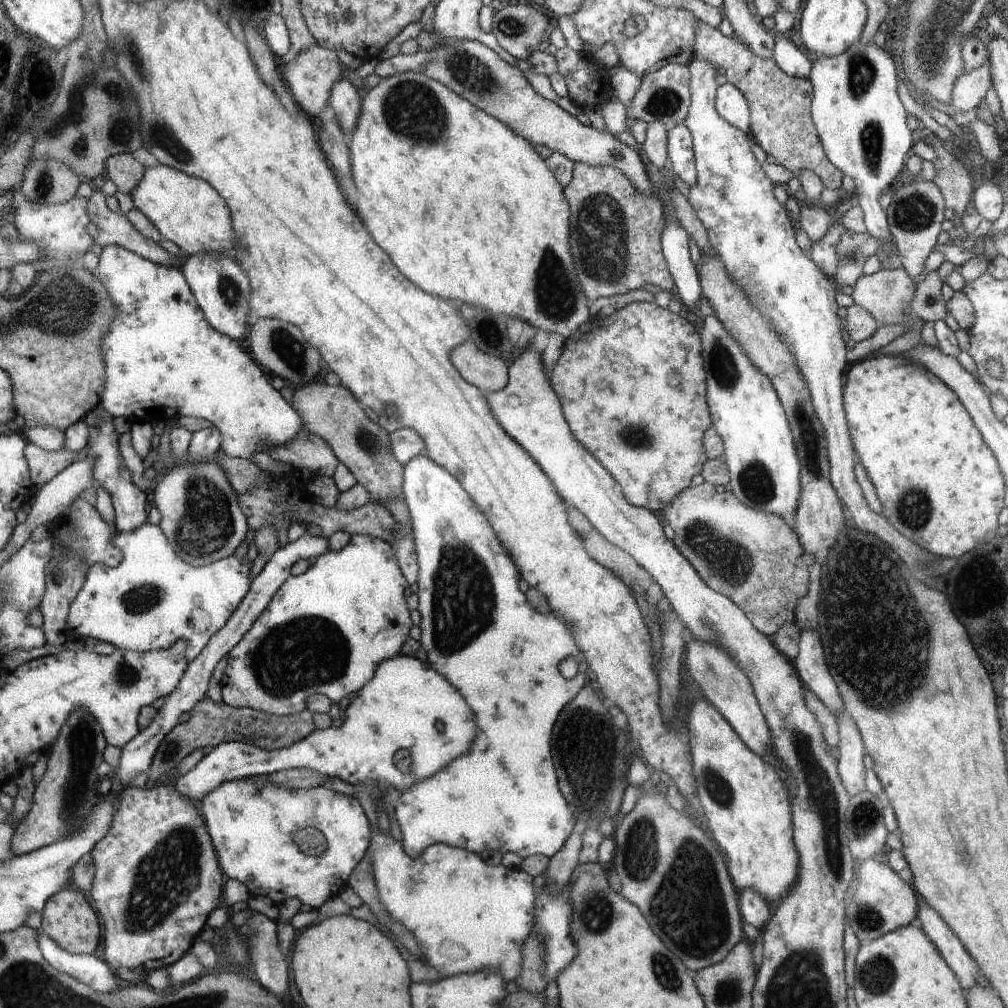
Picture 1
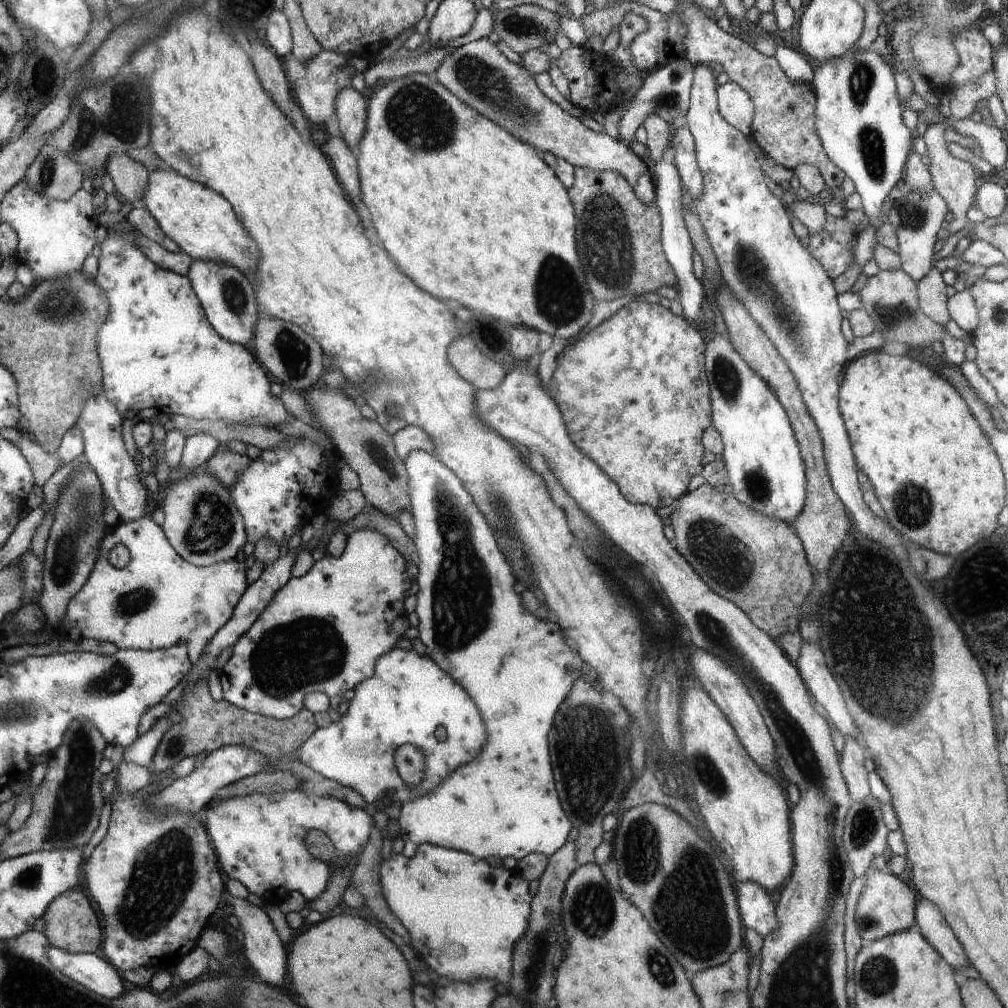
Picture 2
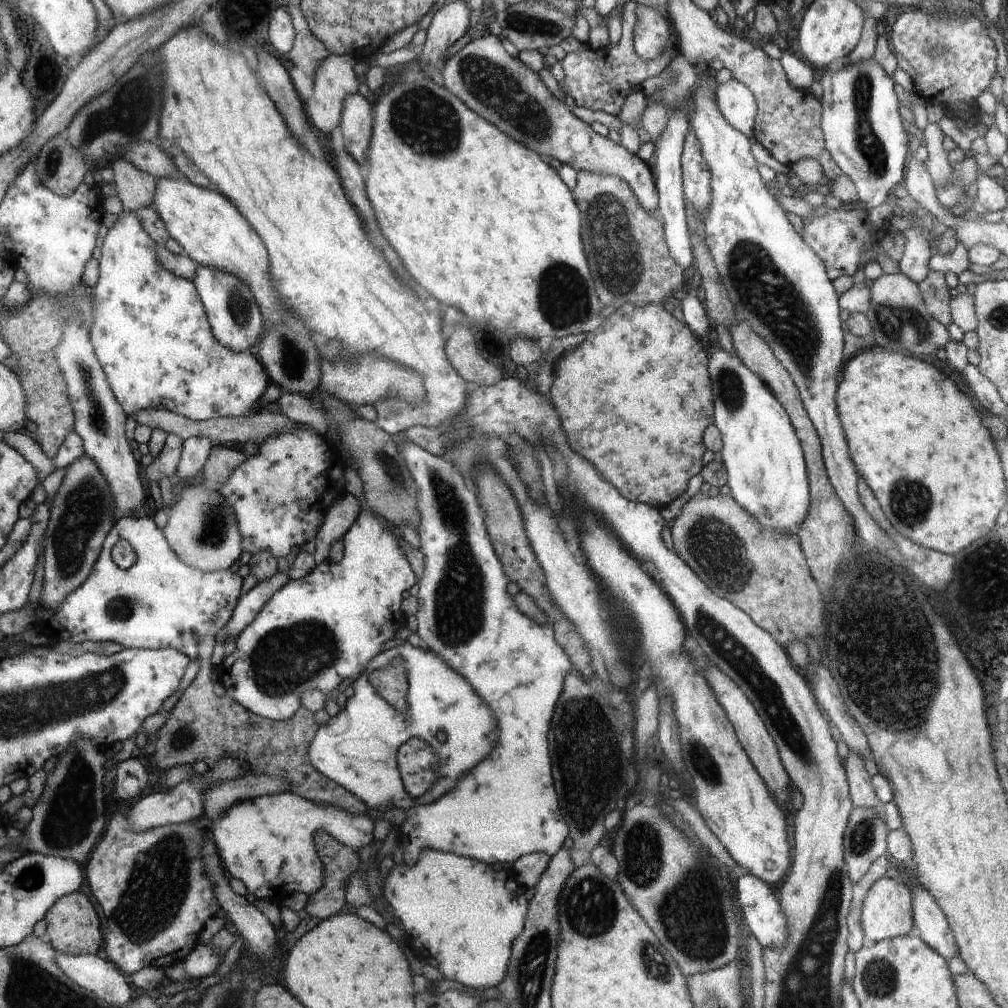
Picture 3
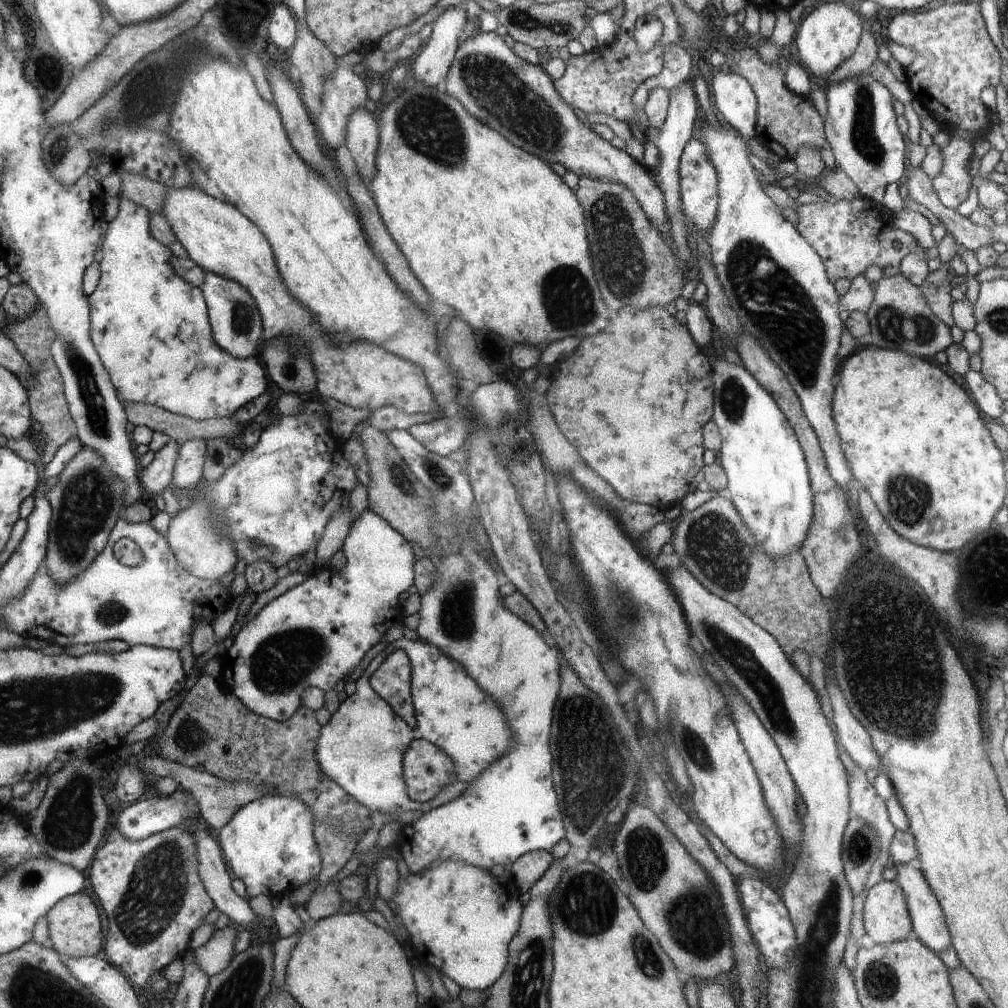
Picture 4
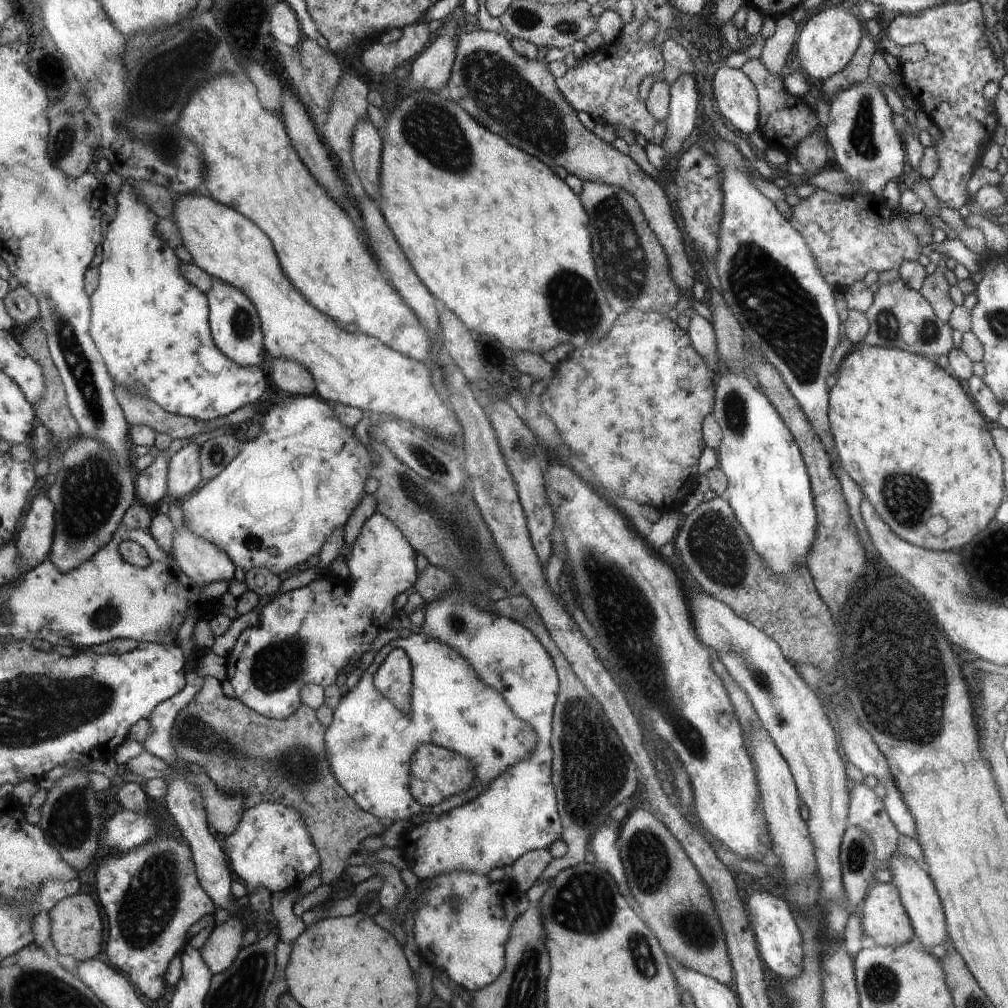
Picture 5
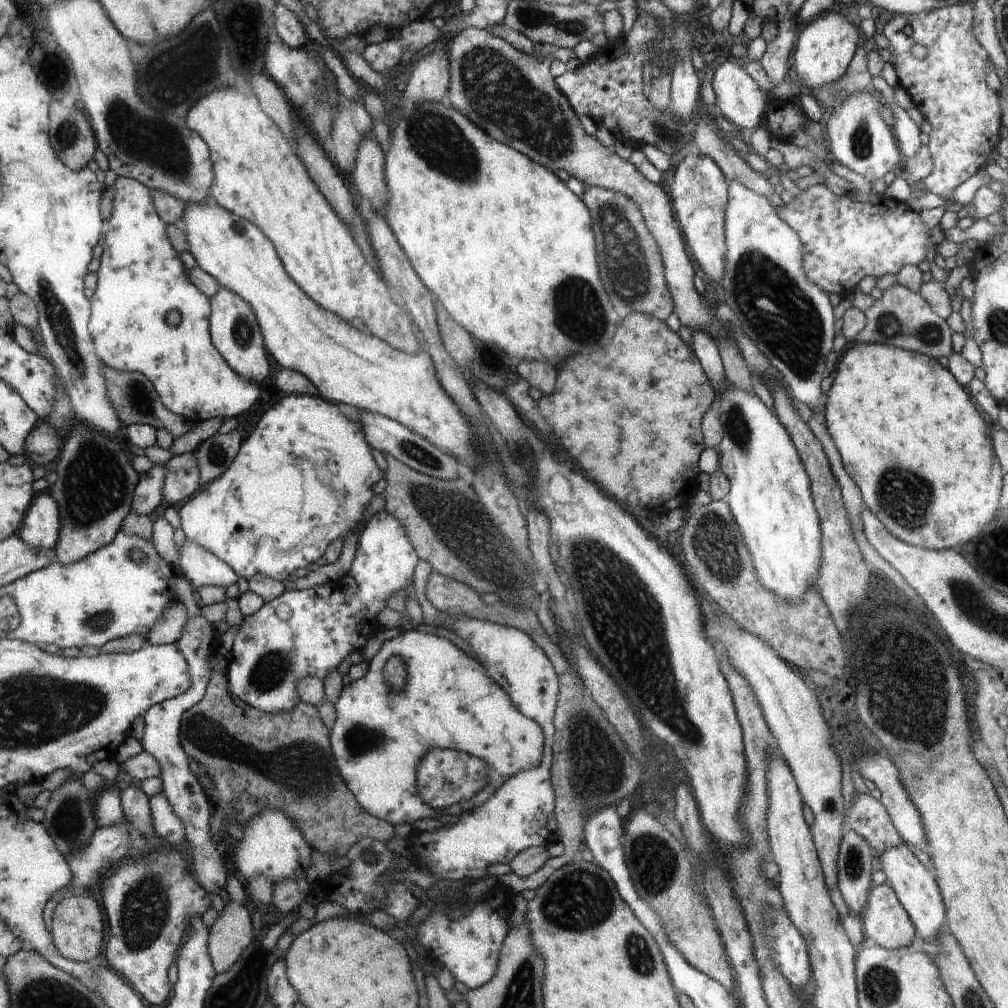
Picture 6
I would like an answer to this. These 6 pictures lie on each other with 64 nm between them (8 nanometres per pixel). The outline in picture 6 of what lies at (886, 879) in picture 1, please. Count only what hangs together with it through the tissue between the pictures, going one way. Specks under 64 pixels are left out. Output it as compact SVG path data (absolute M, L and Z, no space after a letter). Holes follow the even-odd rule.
M886 882L871 887L861 921L866 942L886 950L910 947L917 935L906 909Z

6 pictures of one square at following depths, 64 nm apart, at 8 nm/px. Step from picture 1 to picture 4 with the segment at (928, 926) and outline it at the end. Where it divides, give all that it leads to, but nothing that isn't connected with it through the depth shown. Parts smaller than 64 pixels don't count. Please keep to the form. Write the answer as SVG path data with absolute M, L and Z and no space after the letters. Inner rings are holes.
M895 862L894 867L897 869L895 881L898 886L904 890L904 898L906 898L906 906L913 928L913 936L920 939L927 947L930 947L935 953L942 950L948 950L952 946L952 937L948 932L947 922L940 904L932 892L932 888L928 886L924 874L921 870L914 870L908 864L900 864Z

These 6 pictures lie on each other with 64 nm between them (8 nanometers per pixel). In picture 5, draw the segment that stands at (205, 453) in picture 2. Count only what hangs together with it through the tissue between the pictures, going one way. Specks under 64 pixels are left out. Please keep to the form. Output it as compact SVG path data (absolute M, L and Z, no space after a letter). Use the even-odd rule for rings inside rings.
M190 442L178 450L168 464L167 498L179 502L181 497L191 495L204 480L200 466L201 445Z

